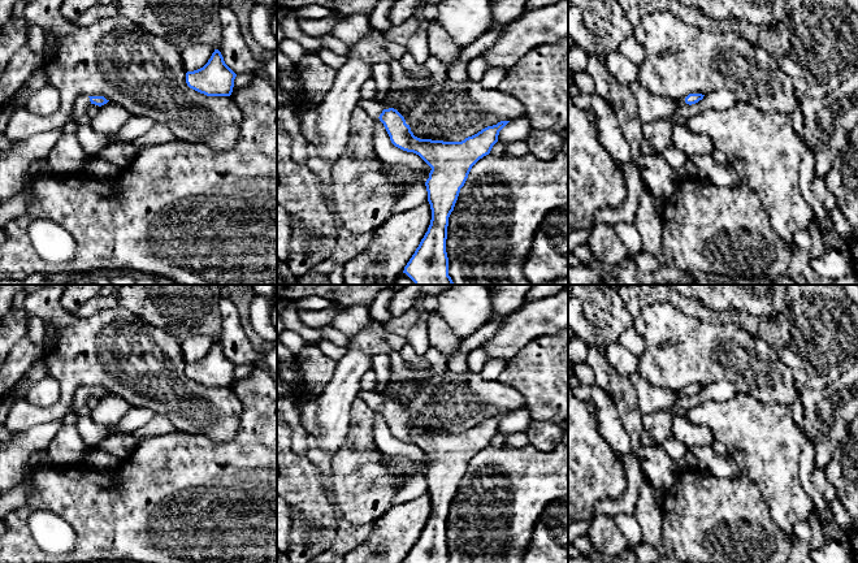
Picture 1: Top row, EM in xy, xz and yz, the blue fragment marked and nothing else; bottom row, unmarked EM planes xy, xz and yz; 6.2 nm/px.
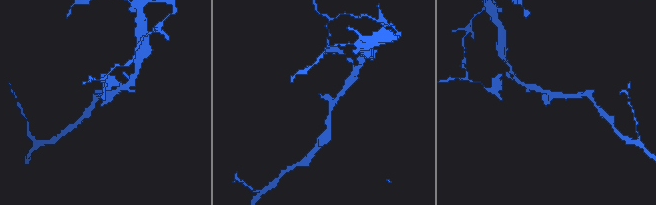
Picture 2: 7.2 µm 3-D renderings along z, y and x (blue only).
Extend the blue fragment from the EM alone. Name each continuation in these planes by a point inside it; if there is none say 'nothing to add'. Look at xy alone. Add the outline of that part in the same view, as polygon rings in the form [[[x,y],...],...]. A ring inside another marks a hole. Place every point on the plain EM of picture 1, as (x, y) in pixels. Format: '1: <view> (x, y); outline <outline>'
1: xy (79, 399); outline [[[79,387],[73,397],[72,404],[70,404],[70,412],[75,412],[77,410],[86,406],[87,399],[91,397],[88,387]]]

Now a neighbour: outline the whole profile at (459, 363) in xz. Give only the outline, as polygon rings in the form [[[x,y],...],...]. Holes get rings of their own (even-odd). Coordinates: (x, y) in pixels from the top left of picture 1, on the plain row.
[[[503,316],[500,319],[493,320],[491,322],[481,326],[472,335],[463,338],[462,350],[448,360],[448,368],[455,372],[468,371],[469,352],[485,345],[493,337],[497,329],[506,321],[507,317],[508,316]]]

